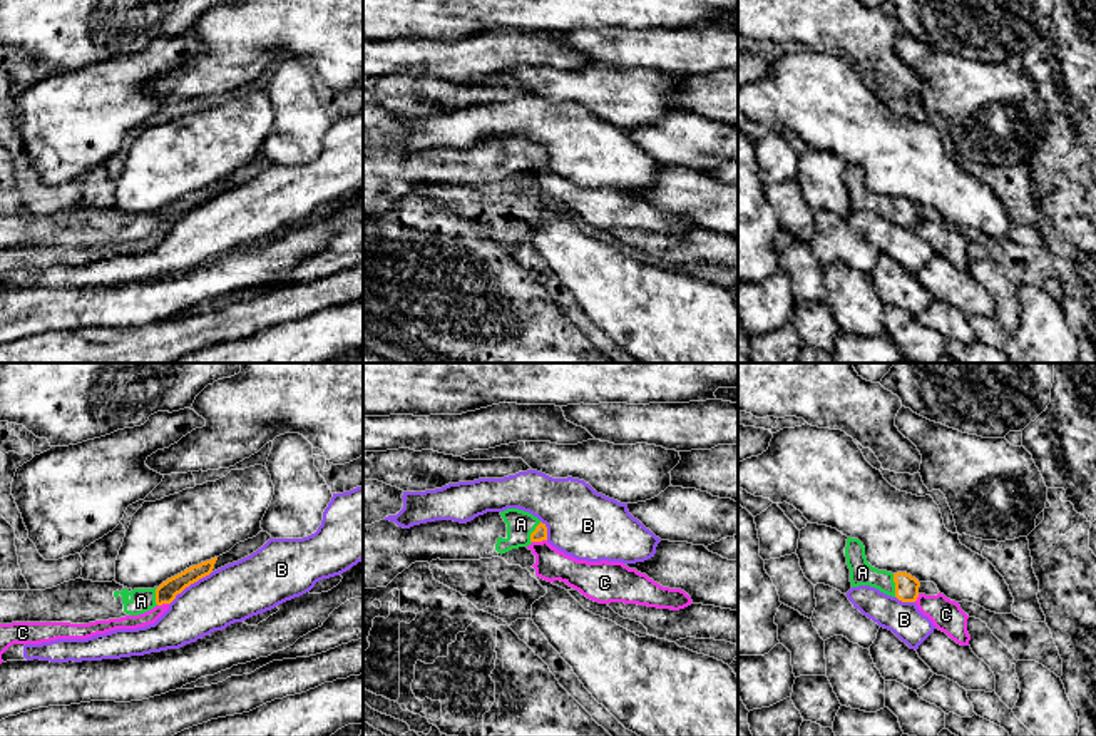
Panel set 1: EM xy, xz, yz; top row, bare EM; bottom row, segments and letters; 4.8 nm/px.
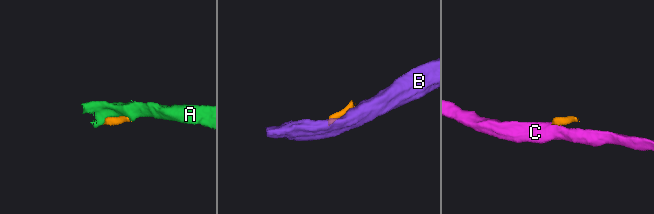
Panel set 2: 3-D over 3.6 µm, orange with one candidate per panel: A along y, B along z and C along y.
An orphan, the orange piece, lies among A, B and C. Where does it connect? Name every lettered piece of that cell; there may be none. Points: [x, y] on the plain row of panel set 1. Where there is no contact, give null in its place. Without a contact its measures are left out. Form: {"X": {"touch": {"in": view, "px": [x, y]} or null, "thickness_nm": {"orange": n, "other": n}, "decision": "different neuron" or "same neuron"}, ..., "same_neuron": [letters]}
{"A": {"touch": {"in": "yz", "px": [896, 211]}, "thickness_nm": {"orange": 110, "other": 110}, "decision": "same neuron"}, "B": {"touch": {"in": "xy", "px": [189, 209]}, "thickness_nm": {"orange": 100, "other": 280}, "decision": "different neuron"}, "C": {"touch": {"in": "xz", "px": [539, 166]}, "thickness_nm": {"orange": 70, "other": 160}, "decision": "different neuron"}, "same_neuron": ["A"]}

